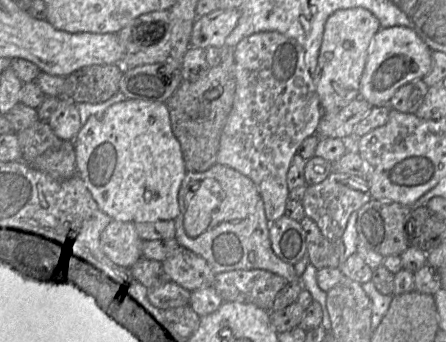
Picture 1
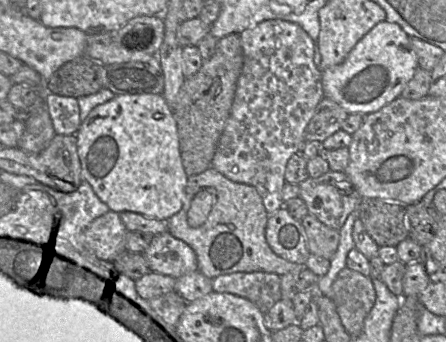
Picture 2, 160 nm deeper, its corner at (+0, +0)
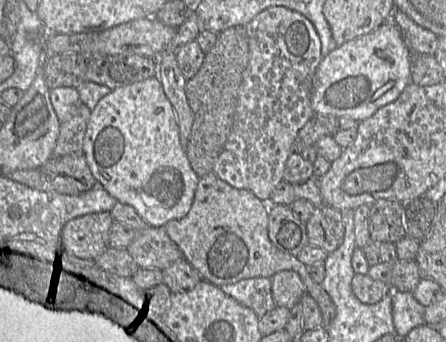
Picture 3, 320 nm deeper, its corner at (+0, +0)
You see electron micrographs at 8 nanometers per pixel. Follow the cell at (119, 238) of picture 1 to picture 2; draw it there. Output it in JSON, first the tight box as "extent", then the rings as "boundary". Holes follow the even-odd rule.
{"extent":[85,211,127,262],"boundary":[[[109,211],[85,230],[85,245],[99,259],[113,262],[126,250],[127,228],[120,214]]]}

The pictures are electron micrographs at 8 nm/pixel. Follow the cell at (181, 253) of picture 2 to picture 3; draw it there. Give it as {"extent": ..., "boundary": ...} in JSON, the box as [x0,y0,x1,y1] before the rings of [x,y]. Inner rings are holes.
{"extent":[127,226,183,270],"boundary":[[[147,226],[137,230],[127,251],[142,269],[164,270],[183,258],[181,249],[168,236],[164,227]]]}

